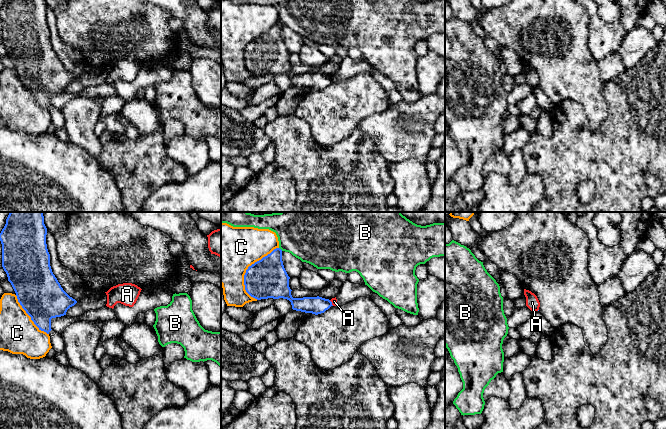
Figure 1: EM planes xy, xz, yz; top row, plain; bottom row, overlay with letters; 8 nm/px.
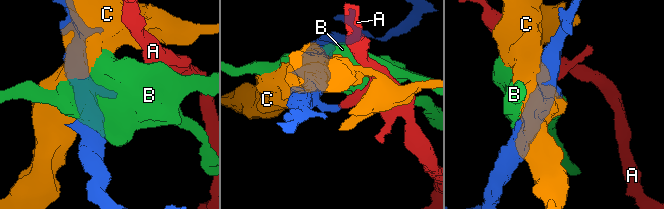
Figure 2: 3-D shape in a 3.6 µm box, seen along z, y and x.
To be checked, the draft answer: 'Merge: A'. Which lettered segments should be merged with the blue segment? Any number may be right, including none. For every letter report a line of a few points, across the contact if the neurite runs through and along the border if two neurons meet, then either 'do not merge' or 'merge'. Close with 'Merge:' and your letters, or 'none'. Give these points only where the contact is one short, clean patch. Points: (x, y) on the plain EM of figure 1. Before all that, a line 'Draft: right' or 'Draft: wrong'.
Draft: wrong
A: xz (329, 76), (333, 81) | do not merge
B: do not merge
C: do not merge
Merge: none

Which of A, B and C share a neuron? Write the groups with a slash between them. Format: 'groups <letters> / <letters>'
groups A / B / C

